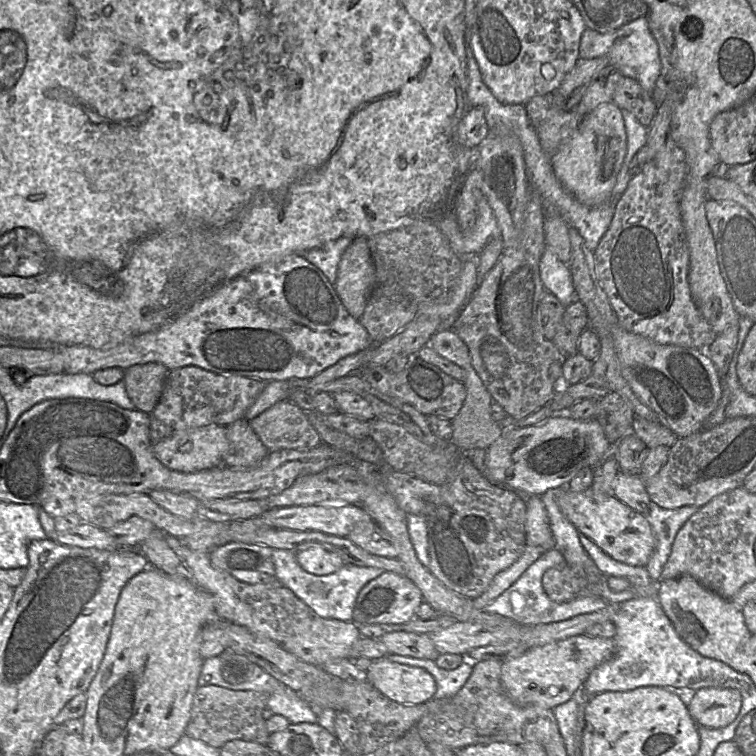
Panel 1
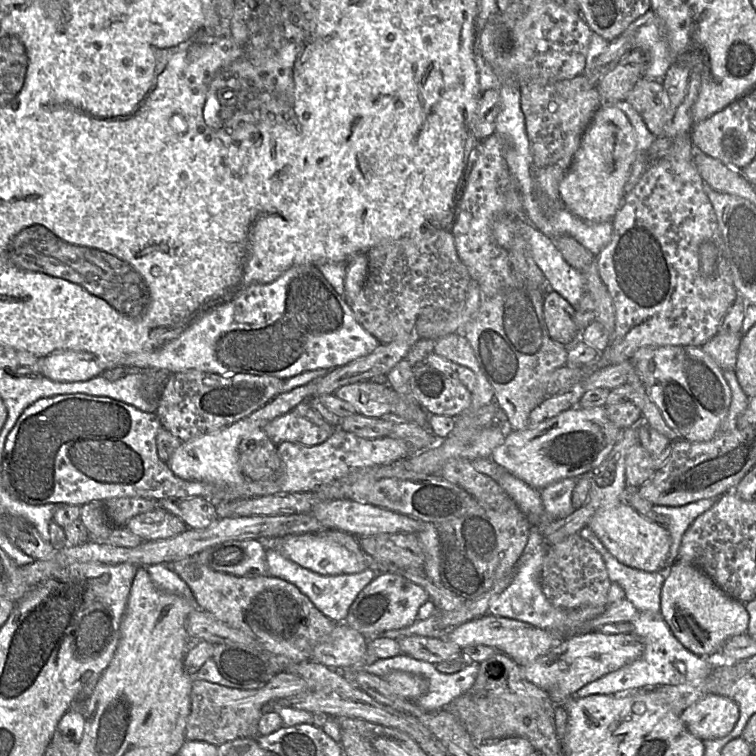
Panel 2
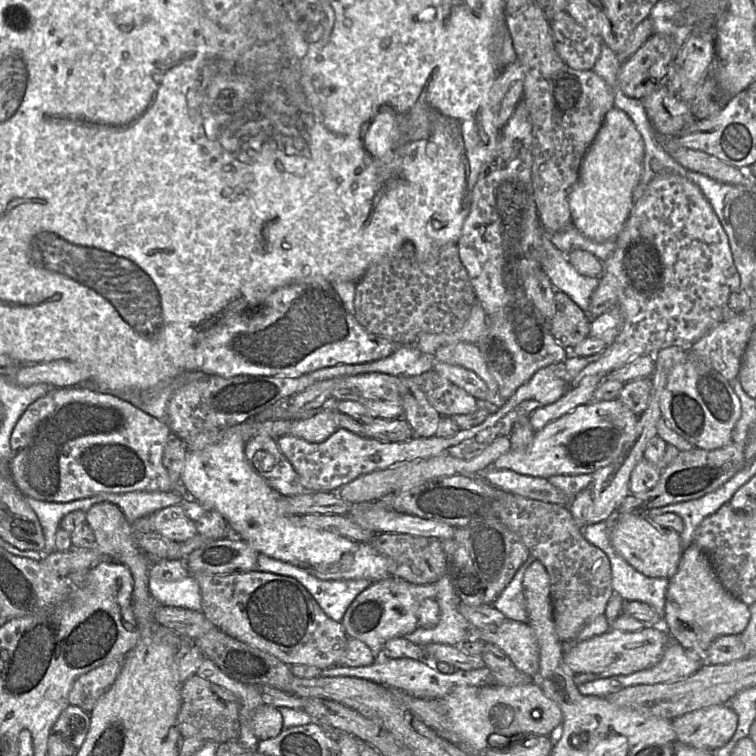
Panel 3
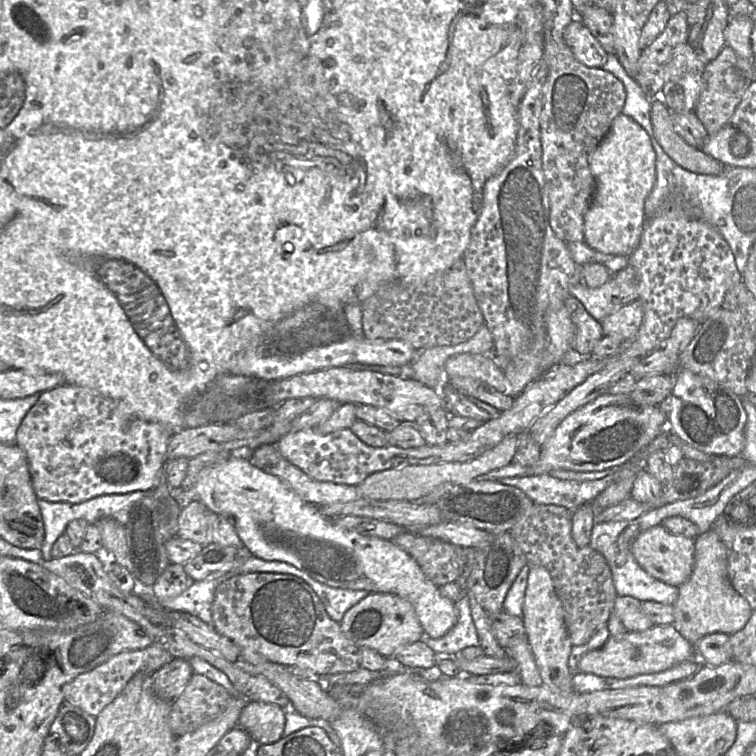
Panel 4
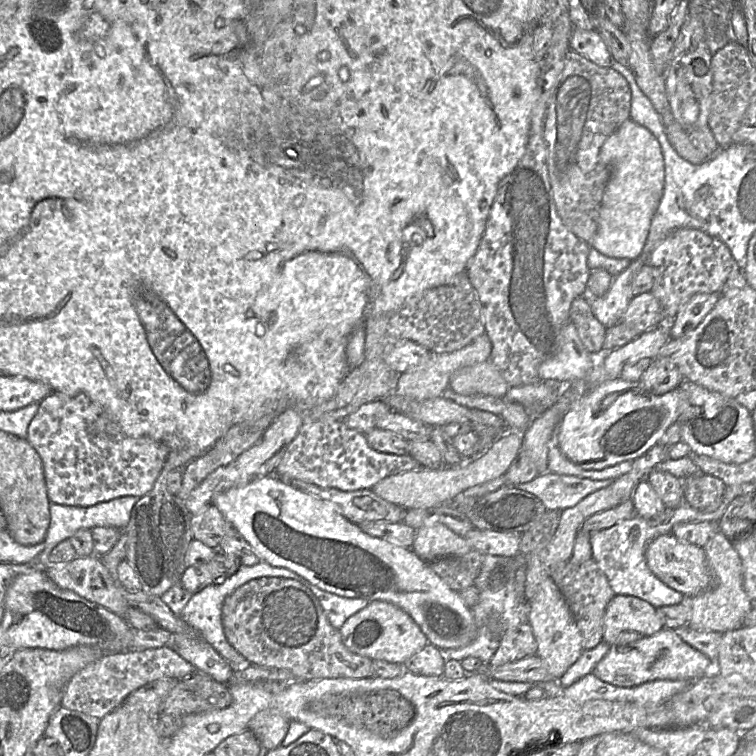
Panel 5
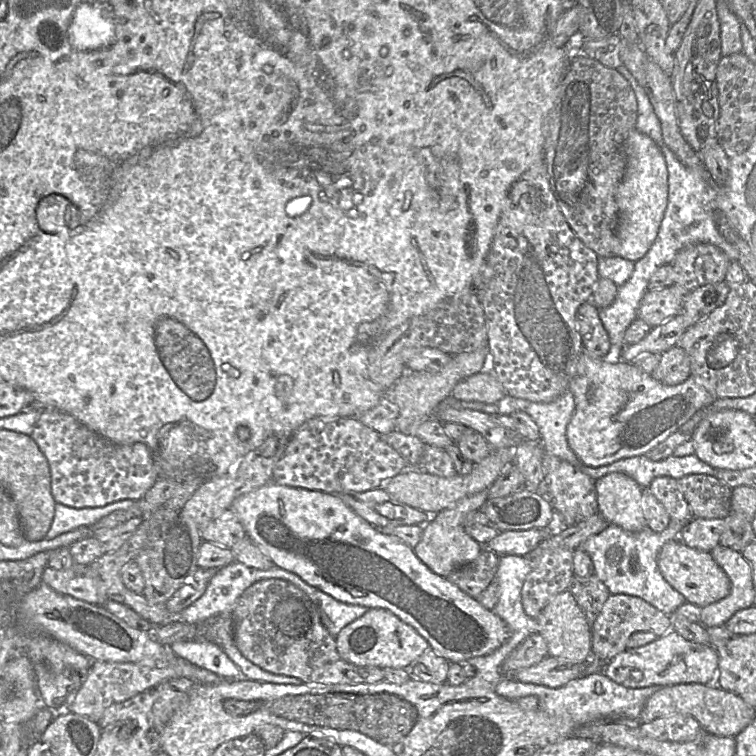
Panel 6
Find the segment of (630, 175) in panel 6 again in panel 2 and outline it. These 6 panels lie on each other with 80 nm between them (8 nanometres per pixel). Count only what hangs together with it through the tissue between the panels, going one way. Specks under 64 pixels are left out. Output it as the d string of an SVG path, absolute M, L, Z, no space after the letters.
M603 104L583 134L572 163L560 183L565 207L591 223L612 221L625 198L625 184L636 158L636 138L626 114L615 105Z

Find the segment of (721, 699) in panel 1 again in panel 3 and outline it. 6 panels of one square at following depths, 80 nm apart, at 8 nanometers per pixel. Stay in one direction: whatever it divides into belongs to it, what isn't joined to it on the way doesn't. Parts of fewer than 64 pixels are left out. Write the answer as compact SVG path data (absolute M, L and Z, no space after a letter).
M729 704L713 705L686 713L671 724L682 743L714 751L730 741L738 716Z

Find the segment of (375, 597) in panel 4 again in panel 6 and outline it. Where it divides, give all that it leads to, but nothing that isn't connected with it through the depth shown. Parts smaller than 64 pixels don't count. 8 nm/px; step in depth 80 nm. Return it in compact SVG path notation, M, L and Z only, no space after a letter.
M370 608L360 618L345 626L336 637L339 655L356 666L378 668L408 668L430 648L427 640L412 626L403 622L389 610Z

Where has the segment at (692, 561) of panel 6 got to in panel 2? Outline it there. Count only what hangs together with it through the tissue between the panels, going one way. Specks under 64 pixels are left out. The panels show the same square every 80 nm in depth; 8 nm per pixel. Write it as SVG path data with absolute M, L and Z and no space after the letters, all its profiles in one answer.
M621 501L597 512L588 526L604 547L622 564L645 572L660 572L667 563L672 543L669 531Z

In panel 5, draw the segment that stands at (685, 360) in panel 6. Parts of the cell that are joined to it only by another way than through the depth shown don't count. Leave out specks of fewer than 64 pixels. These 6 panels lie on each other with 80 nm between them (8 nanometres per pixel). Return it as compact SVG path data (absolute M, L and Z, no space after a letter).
M655 358L641 375L638 384L646 393L663 395L676 389L684 380L677 366L669 358Z

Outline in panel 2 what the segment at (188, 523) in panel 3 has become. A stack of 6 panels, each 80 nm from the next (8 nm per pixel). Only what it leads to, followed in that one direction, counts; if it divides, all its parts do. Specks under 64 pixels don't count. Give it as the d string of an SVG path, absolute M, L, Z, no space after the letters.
M162 508L137 515L121 527L126 527L144 541L170 538L188 528L179 517Z

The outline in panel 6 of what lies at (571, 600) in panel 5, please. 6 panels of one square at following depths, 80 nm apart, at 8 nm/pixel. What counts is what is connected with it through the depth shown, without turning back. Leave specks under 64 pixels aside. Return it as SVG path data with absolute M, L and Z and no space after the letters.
M596 574L587 578L579 578L574 575L568 591L584 612L591 629L605 601L611 595L608 588Z

